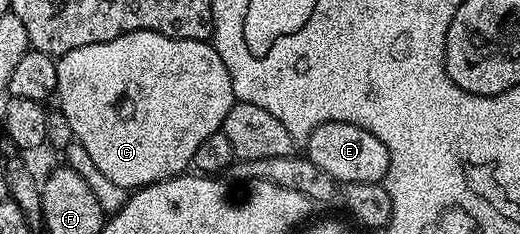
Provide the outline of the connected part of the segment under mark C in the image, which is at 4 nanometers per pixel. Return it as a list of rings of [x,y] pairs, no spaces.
[[[129,31],[126,35],[120,35],[111,41],[71,49],[71,53],[60,56],[56,60],[56,65],[57,90],[55,95],[58,100],[61,98],[59,110],[65,114],[67,122],[71,125],[74,140],[81,143],[83,149],[87,149],[91,161],[95,161],[96,167],[110,181],[115,181],[115,185],[123,185],[127,189],[146,187],[152,183],[158,183],[164,179],[171,179],[175,175],[188,172],[195,157],[195,149],[199,149],[199,144],[205,138],[211,137],[211,133],[221,130],[223,121],[227,117],[227,113],[231,113],[235,102],[231,77],[227,65],[223,65],[223,57],[219,57],[219,53],[213,48],[212,42],[203,39],[176,39],[154,31]]]

